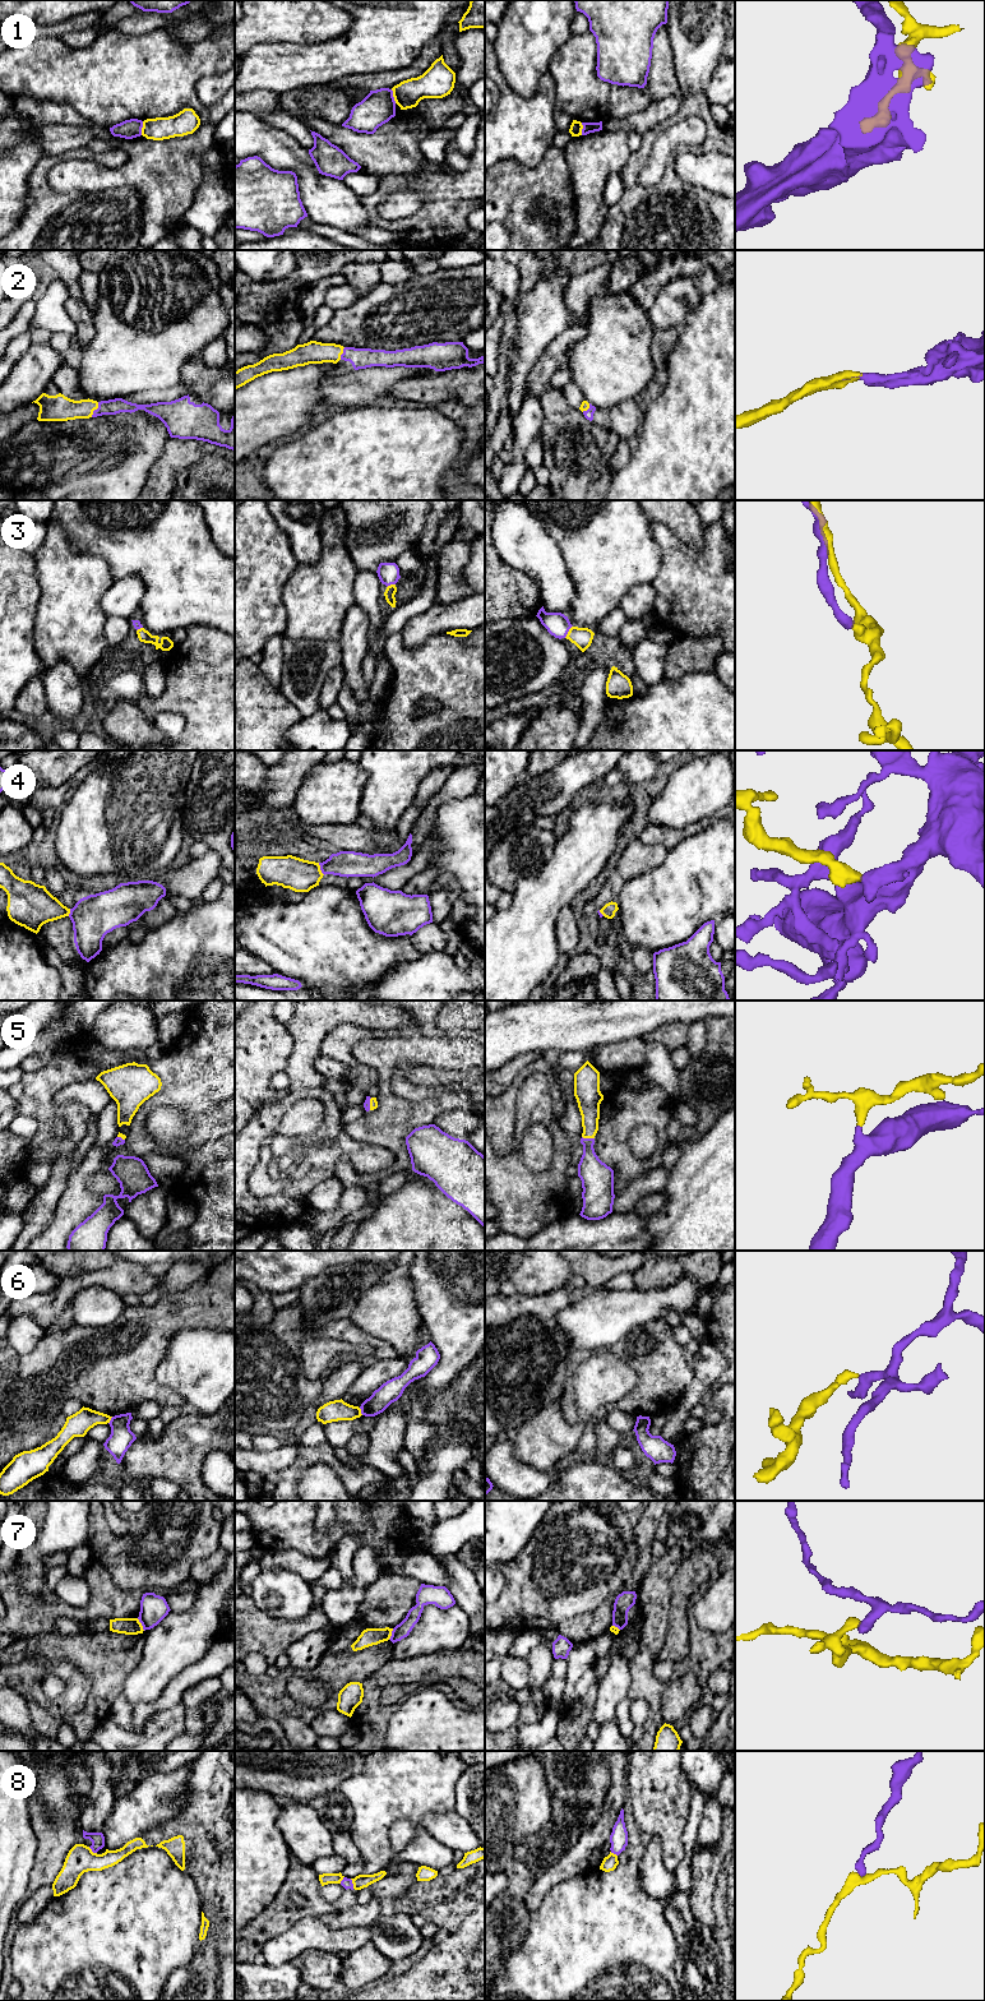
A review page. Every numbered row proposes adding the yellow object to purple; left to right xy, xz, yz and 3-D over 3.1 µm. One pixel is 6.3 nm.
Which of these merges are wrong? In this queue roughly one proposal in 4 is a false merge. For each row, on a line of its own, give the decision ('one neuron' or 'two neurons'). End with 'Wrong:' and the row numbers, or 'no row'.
1: two neurons
2: one neuron
3: one neuron
4: one neuron
5: one neuron
6: two neurons
7: two neurons
8: two neurons
Wrong: 1, 6, 7, 8

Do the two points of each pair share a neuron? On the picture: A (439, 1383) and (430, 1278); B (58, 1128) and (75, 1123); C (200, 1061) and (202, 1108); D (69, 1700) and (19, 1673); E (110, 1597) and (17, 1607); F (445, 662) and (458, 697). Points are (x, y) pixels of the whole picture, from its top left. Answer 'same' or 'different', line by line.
A: same
B: different
C: same
D: same
E: same
F: same

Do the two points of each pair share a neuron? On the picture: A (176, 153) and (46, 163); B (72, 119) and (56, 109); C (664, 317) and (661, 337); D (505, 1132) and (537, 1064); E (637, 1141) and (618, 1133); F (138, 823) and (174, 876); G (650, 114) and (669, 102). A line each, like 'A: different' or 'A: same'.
A: different
B: same
C: different
D: same
E: different
F: different
G: same

